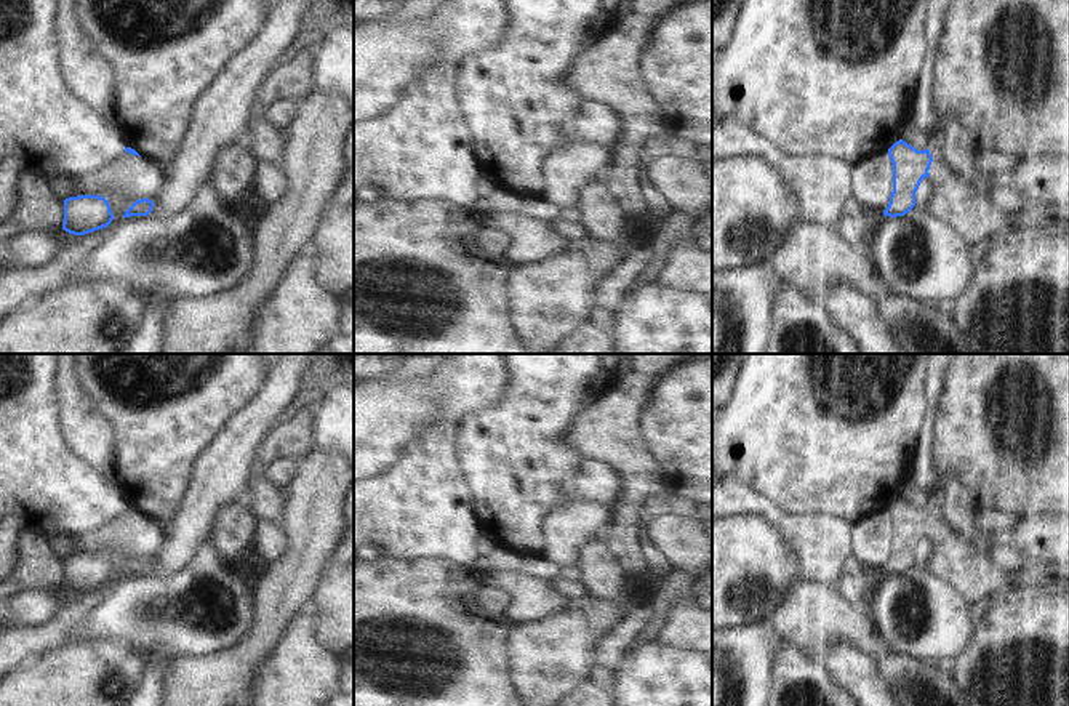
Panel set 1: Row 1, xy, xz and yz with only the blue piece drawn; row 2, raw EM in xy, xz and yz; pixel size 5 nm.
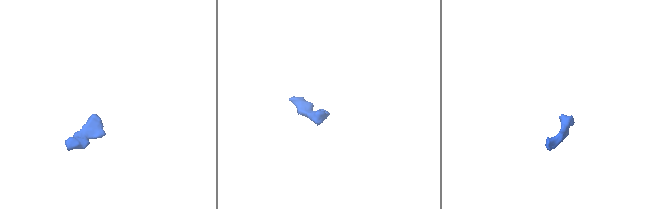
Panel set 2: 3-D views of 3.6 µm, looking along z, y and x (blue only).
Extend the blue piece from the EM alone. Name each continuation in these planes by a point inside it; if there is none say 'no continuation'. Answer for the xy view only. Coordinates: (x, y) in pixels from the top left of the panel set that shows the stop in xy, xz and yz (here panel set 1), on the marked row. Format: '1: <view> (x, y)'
no continuation

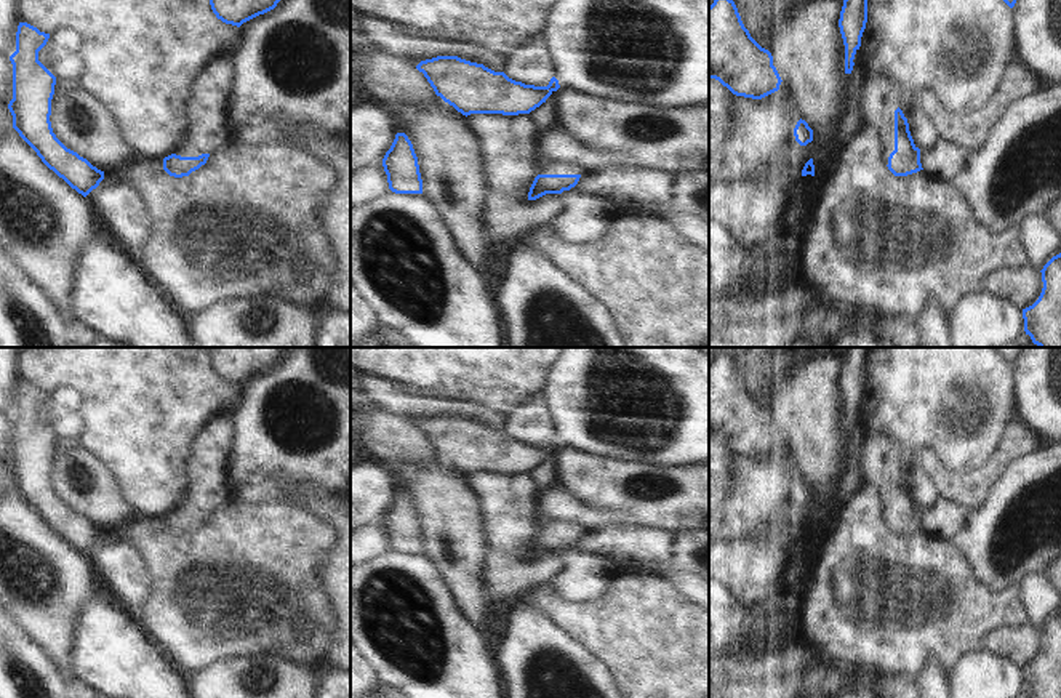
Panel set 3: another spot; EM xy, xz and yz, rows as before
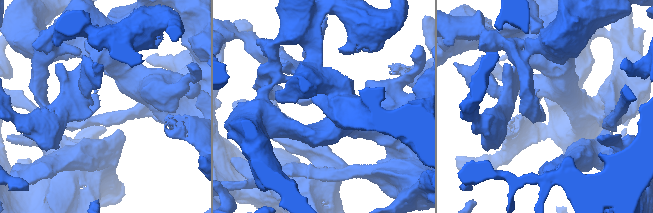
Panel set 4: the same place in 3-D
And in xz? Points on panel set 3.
1: xz (557, 167)

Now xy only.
1: xy (207, 103)

